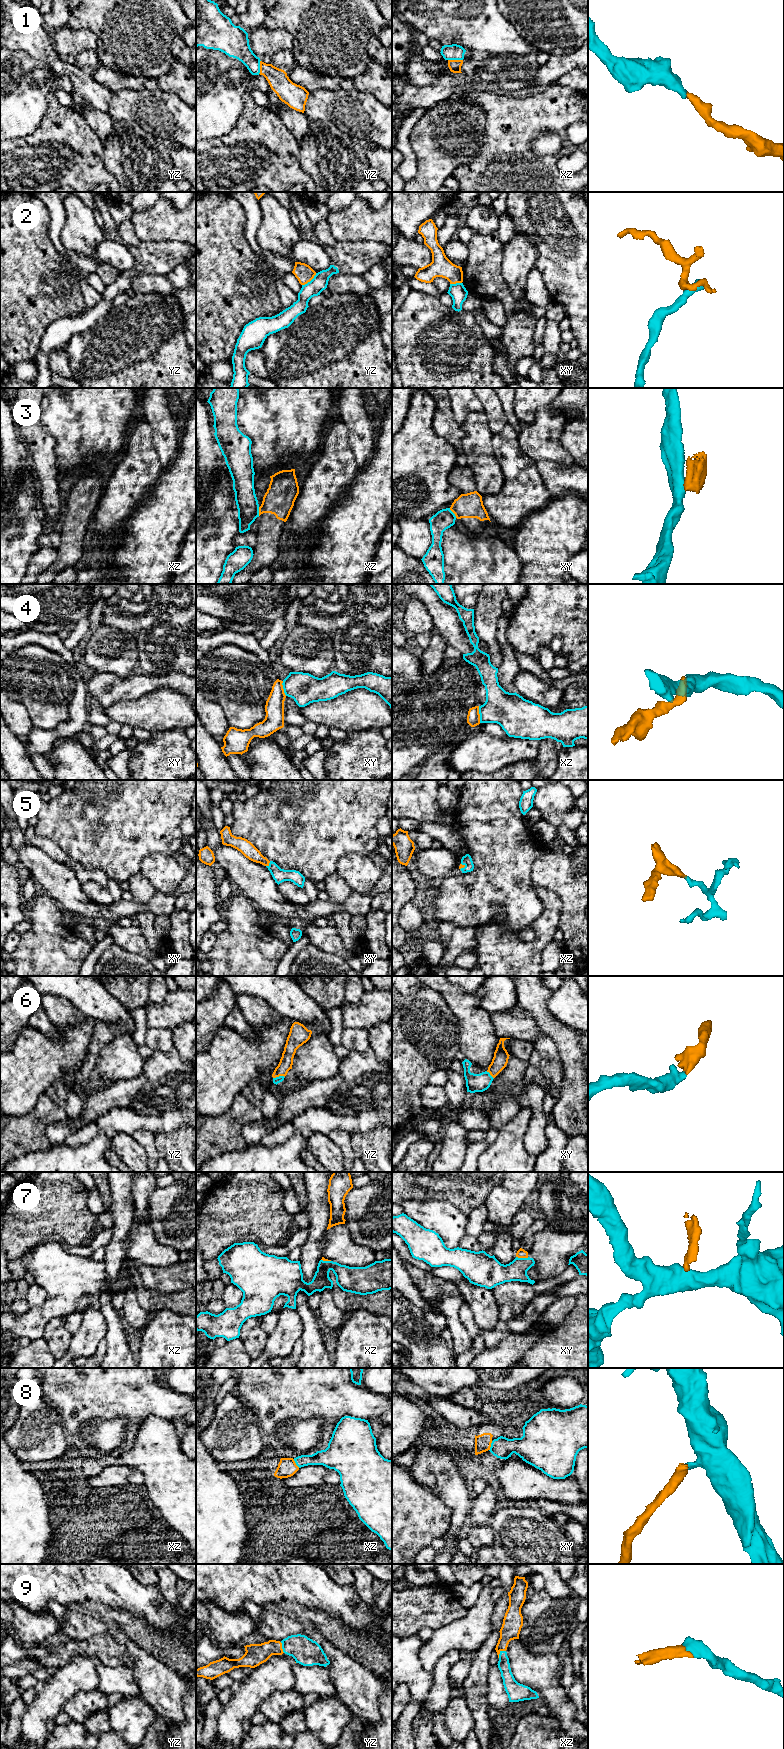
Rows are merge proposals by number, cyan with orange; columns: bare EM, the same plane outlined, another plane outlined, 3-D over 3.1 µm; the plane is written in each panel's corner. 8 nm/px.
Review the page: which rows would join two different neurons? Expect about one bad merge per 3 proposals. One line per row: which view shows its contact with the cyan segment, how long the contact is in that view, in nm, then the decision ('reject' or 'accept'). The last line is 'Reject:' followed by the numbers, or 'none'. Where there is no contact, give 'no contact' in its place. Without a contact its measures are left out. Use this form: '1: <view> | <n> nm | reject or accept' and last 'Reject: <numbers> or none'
1: xz | 120 nm | accept
2: yz | 160 nm | reject
3: xy | 100 nm | reject
4: xz | 140 nm | reject
5: xy | 60 nm | accept
6: yz | 100 nm | accept
7: xy | 100 nm | reject
8: xy | 80 nm | reject
9: xz | 90 nm | accept
Reject: 2, 3, 4, 7, 8

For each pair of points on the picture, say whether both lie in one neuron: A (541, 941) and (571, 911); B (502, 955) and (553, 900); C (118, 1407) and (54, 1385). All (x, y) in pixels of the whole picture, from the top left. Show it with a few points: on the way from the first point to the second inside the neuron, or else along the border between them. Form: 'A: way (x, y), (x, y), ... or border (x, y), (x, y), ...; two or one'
A: border (562, 901), (562, 912), (558, 928); two
B: way (521, 955), (525, 955), (544, 936), (549, 919); one
C: way (102, 1391), (96, 1385), (70, 1385); one

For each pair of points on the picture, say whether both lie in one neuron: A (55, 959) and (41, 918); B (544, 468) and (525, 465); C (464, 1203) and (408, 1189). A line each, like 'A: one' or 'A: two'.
A: one
B: two
C: one

